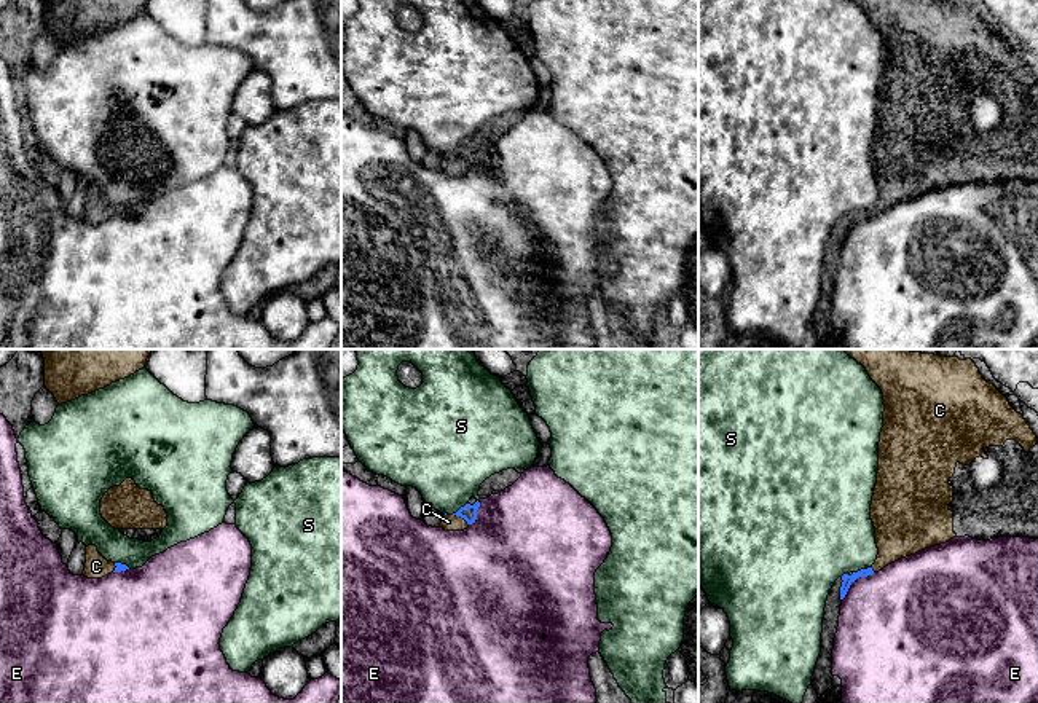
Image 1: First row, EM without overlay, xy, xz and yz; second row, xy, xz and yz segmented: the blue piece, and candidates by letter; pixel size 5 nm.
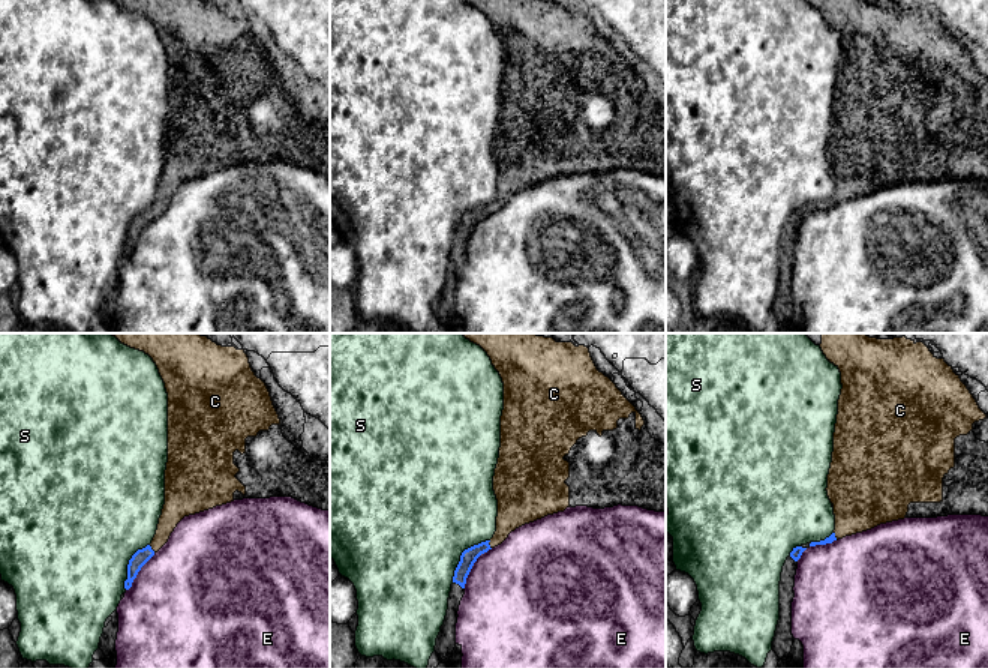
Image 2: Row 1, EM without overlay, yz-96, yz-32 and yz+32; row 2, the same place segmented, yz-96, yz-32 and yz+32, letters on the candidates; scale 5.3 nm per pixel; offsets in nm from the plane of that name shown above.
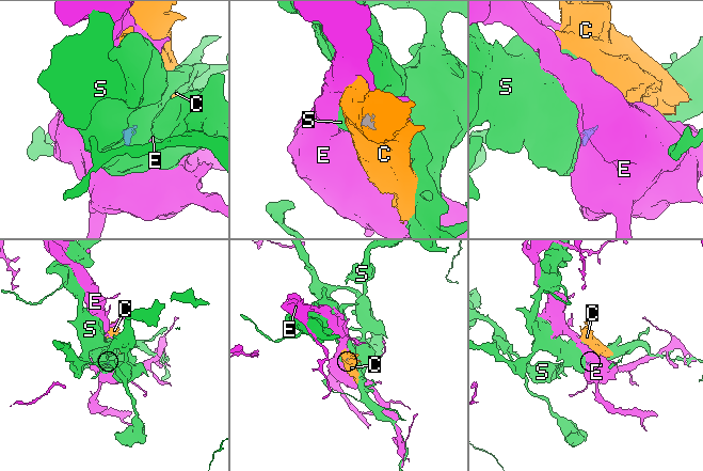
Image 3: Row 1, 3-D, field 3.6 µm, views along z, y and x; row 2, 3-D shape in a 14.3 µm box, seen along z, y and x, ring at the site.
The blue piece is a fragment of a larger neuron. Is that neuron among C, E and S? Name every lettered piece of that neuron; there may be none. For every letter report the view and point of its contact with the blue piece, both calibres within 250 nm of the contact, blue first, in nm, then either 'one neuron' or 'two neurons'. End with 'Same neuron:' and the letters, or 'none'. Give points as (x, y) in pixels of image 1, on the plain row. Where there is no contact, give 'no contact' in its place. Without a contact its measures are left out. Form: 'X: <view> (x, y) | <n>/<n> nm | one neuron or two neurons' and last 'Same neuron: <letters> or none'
C: xz (461, 160) | 80/80 nm | one neuron
E: yz (855, 222) | 50/460 nm | two neurons
S: yz (861, 212) | 50/440 nm | two neurons
Same neuron: C

